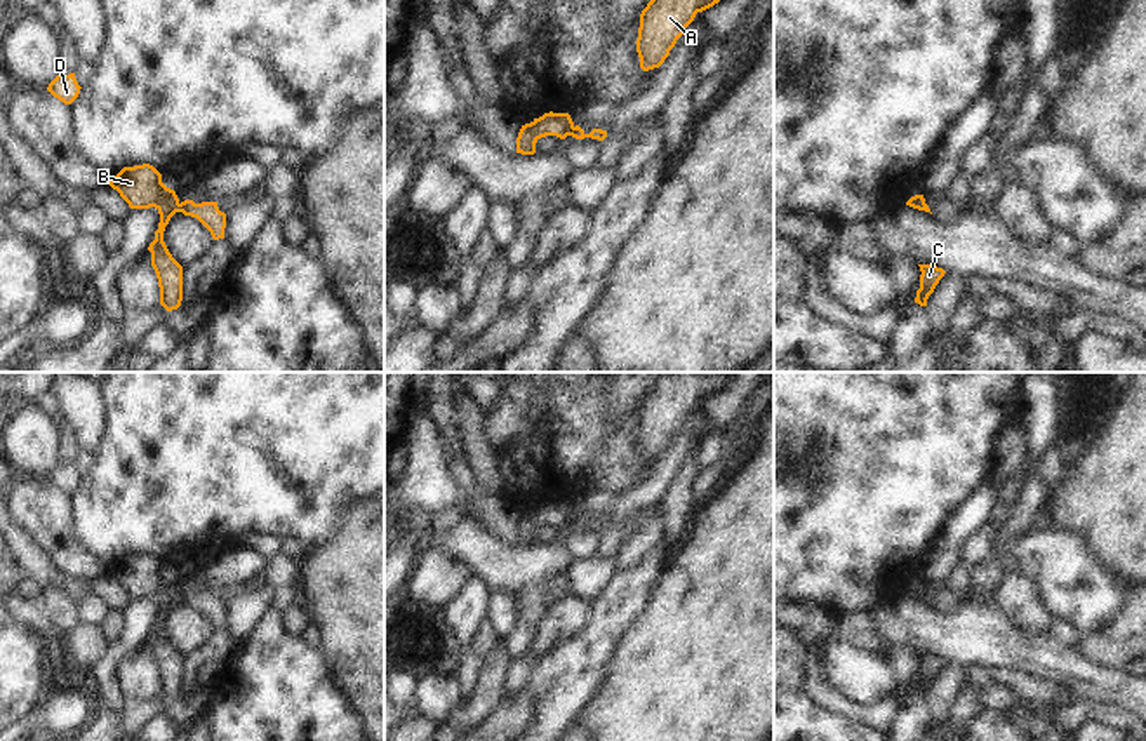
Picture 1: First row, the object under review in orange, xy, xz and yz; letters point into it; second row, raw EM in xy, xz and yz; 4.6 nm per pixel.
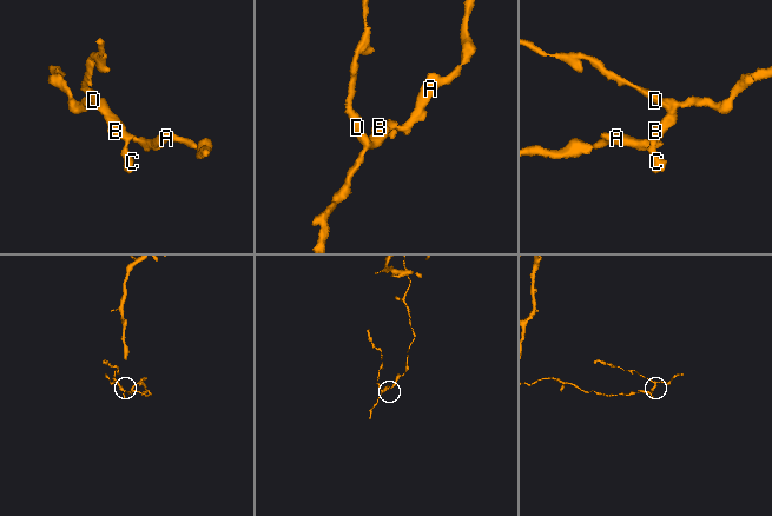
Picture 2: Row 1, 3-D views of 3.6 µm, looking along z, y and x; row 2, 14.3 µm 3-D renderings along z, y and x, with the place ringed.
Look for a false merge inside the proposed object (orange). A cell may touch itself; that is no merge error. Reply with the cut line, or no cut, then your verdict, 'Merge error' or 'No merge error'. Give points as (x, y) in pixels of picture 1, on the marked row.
Split along xy (178, 204), (179, 211). Merge error

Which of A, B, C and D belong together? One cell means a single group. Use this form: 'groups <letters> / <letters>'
groups A / B C D

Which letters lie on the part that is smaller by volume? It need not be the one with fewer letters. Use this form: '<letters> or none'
B, C, D

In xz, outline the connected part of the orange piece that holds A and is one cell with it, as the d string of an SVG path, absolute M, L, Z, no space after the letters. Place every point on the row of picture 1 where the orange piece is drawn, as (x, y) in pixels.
M650 0L640 14L636 52L643 71L659 68L676 40L703 12L720 0Z

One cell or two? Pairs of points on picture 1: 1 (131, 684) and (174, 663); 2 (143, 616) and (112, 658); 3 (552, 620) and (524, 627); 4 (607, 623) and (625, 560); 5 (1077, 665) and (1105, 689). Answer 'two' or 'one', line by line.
1: two
2: one
3: two
4: two
5: one

